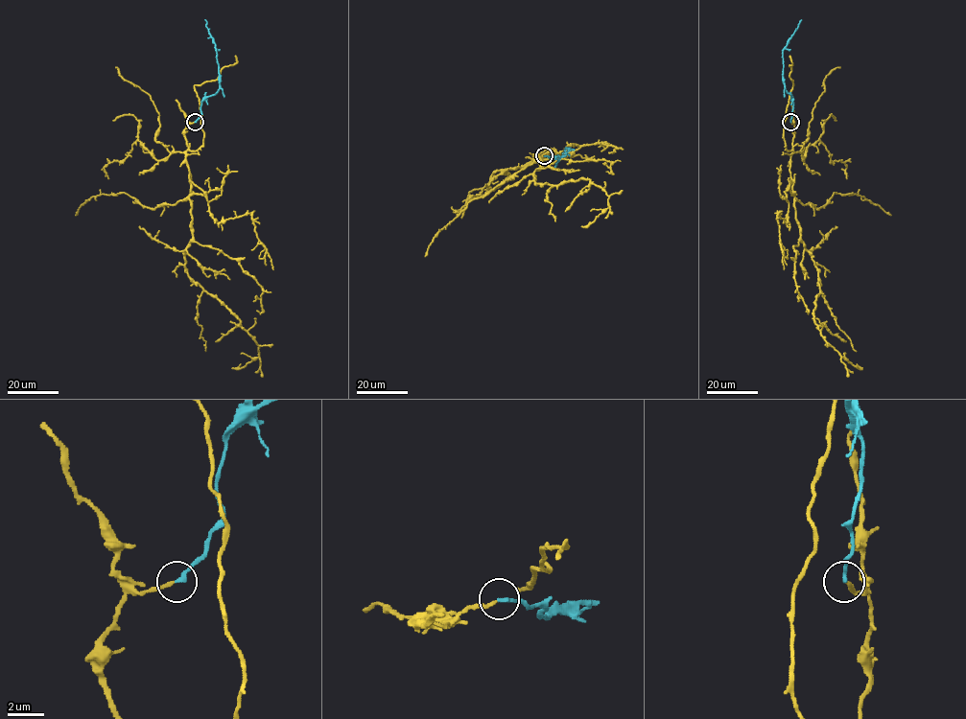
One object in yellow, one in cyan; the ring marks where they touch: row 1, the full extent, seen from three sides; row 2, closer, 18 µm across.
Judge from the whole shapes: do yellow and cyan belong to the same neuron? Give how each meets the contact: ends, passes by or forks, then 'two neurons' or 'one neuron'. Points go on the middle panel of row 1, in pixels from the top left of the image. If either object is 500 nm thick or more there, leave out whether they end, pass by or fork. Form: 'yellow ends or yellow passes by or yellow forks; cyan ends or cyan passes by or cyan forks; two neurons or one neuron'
yellow ends; cyan ends; one neuron

